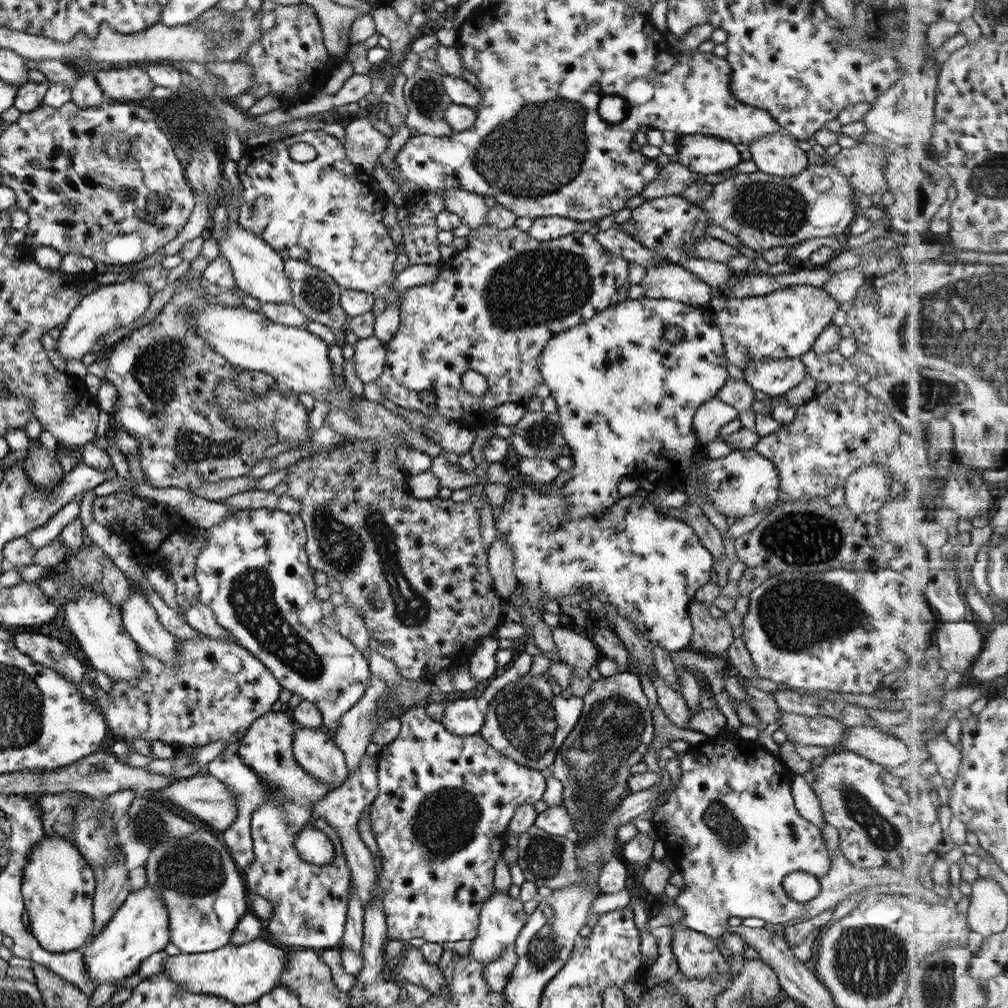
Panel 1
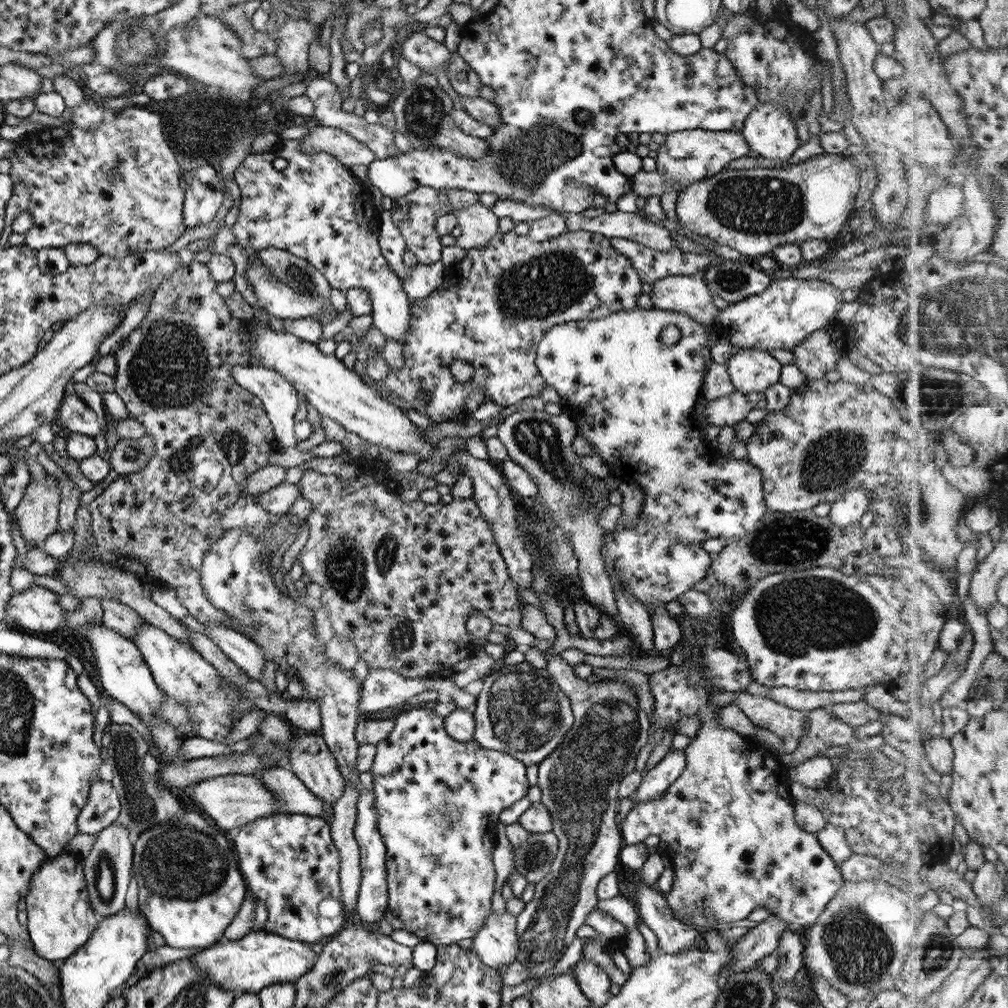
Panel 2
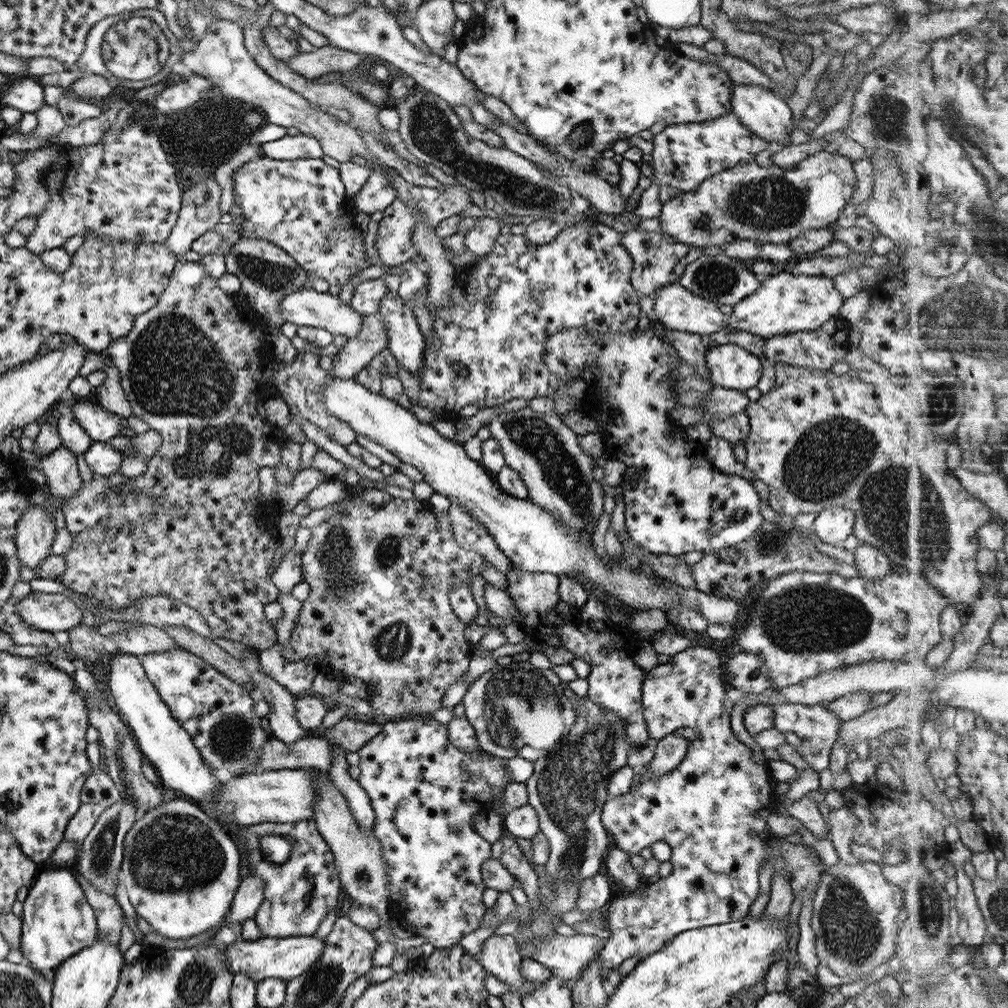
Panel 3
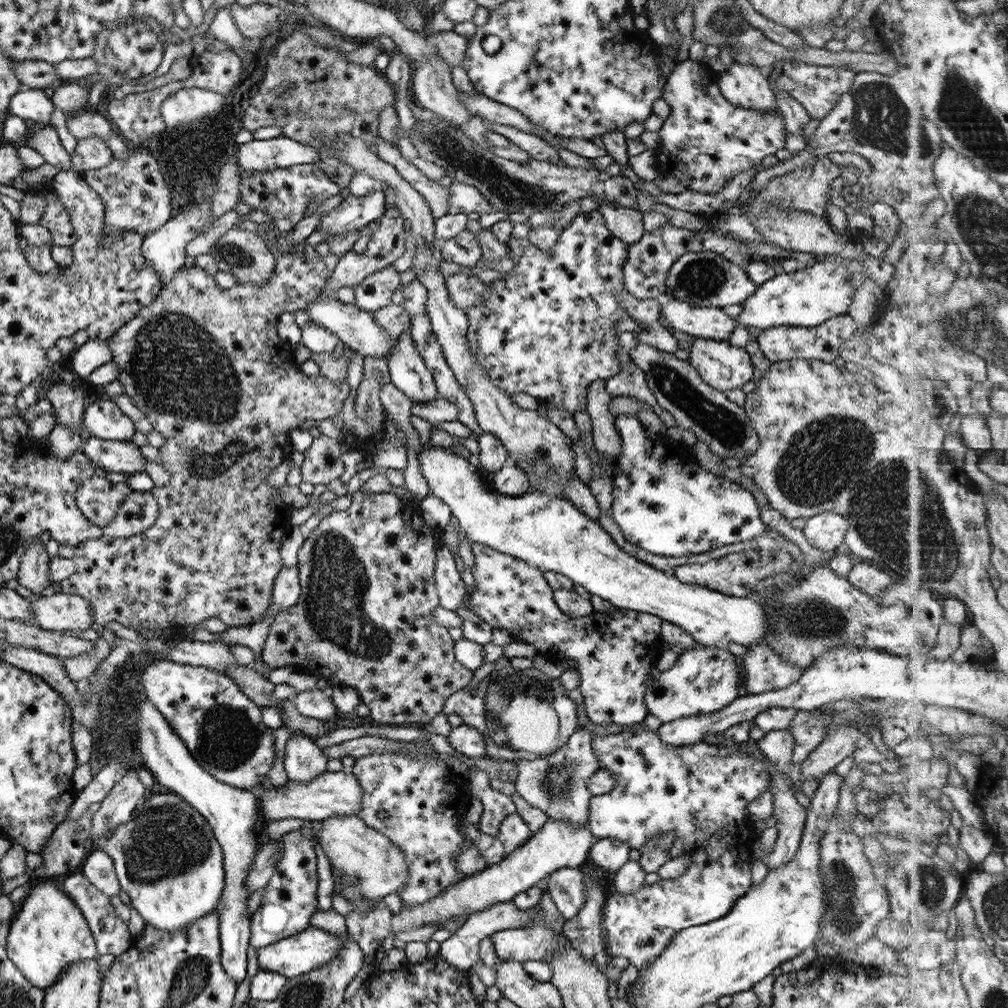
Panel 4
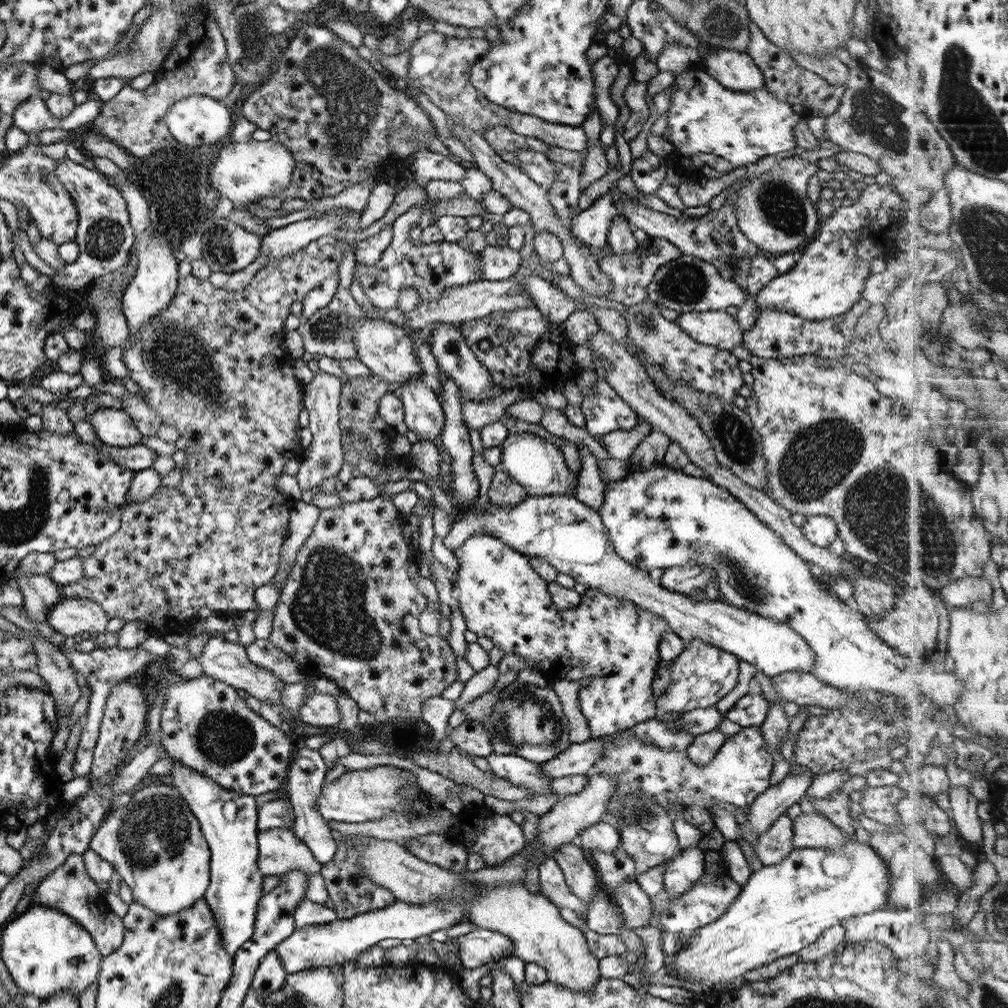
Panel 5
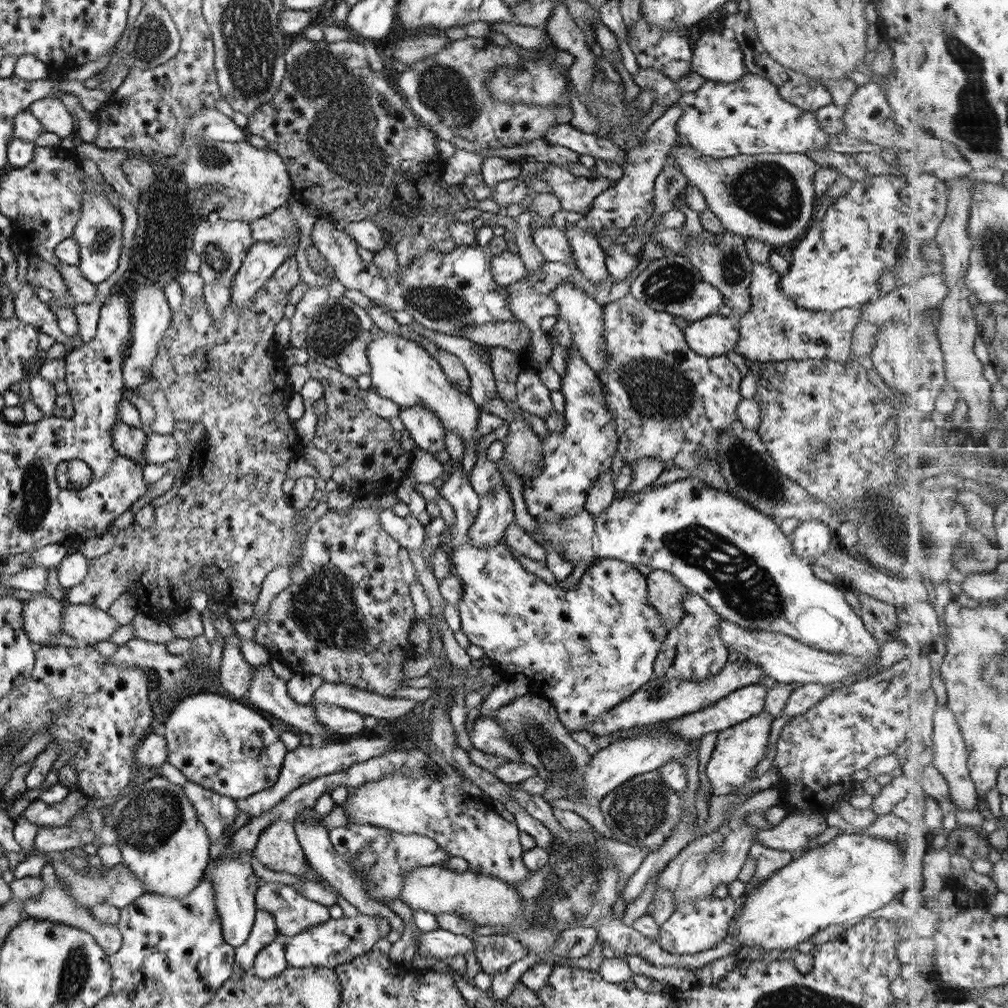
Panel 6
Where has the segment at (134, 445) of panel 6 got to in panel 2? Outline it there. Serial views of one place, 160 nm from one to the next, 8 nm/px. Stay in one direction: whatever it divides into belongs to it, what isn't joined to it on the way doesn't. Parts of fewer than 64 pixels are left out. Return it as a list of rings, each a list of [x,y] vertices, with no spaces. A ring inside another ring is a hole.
[[[63,390],[63,397],[55,414],[56,418],[53,421],[55,431],[63,436],[75,433],[93,437],[101,433],[97,416],[76,394],[69,394]]]

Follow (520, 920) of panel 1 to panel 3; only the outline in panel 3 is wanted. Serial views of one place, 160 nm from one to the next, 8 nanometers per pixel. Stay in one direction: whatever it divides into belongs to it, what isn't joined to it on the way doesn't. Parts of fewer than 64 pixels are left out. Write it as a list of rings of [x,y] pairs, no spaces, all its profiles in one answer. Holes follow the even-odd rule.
[[[491,935],[481,948],[478,962],[487,974],[508,986],[511,993],[523,997],[536,987],[519,972],[523,958],[512,935]]]

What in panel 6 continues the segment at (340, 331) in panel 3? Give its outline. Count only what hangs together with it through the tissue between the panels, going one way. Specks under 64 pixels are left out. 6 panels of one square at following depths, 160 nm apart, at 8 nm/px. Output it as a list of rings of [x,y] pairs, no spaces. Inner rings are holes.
[[[379,332],[367,345],[365,354],[369,363],[370,390],[379,397],[392,401],[400,409],[421,405],[438,418],[438,422],[447,432],[455,432],[461,437],[465,447],[474,442],[474,454],[479,452],[476,424],[480,410],[473,404],[469,394],[459,392],[447,381],[439,364],[425,349],[414,341],[400,336]]]

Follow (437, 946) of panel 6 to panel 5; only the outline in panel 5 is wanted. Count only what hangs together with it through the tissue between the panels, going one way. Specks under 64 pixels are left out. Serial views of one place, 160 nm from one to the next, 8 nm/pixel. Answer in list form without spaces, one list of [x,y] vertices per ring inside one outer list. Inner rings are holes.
[[[475,928],[467,934],[449,939],[446,944],[456,946],[460,964],[465,968],[478,968],[493,959],[499,960],[505,953],[512,955],[512,942],[498,932]]]

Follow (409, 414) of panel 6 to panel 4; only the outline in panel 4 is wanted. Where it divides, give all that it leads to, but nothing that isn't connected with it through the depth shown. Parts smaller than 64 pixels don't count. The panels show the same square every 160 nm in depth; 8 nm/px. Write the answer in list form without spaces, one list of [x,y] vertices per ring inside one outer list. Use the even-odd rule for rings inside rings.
[[[409,331],[399,336],[385,359],[390,383],[409,398],[412,405],[423,405],[436,399],[433,377],[415,350]]]

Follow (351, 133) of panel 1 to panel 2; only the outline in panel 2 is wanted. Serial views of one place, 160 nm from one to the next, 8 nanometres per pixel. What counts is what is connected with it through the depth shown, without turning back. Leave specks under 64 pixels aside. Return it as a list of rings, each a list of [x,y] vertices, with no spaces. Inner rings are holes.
[[[326,125],[314,126],[298,144],[298,149],[305,154],[327,152],[346,167],[363,164],[368,166],[376,159],[374,152],[350,134],[339,128]]]

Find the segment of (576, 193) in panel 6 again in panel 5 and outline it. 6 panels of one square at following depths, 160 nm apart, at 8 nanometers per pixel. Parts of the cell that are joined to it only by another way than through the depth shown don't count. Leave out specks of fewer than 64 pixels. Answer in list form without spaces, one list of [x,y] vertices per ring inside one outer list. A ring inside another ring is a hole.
[[[527,149],[514,151],[521,162],[520,169],[535,183],[548,188],[556,179],[555,165],[541,152]]]

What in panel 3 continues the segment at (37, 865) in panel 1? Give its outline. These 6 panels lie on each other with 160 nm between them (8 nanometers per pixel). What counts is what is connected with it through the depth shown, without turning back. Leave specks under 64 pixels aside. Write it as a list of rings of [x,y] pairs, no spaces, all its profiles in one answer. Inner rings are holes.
[[[64,866],[37,874],[27,889],[19,917],[19,950],[23,963],[46,978],[53,974],[58,964],[77,954],[82,948],[91,946],[97,939],[92,908],[87,904],[83,891],[76,882],[76,874]]]

